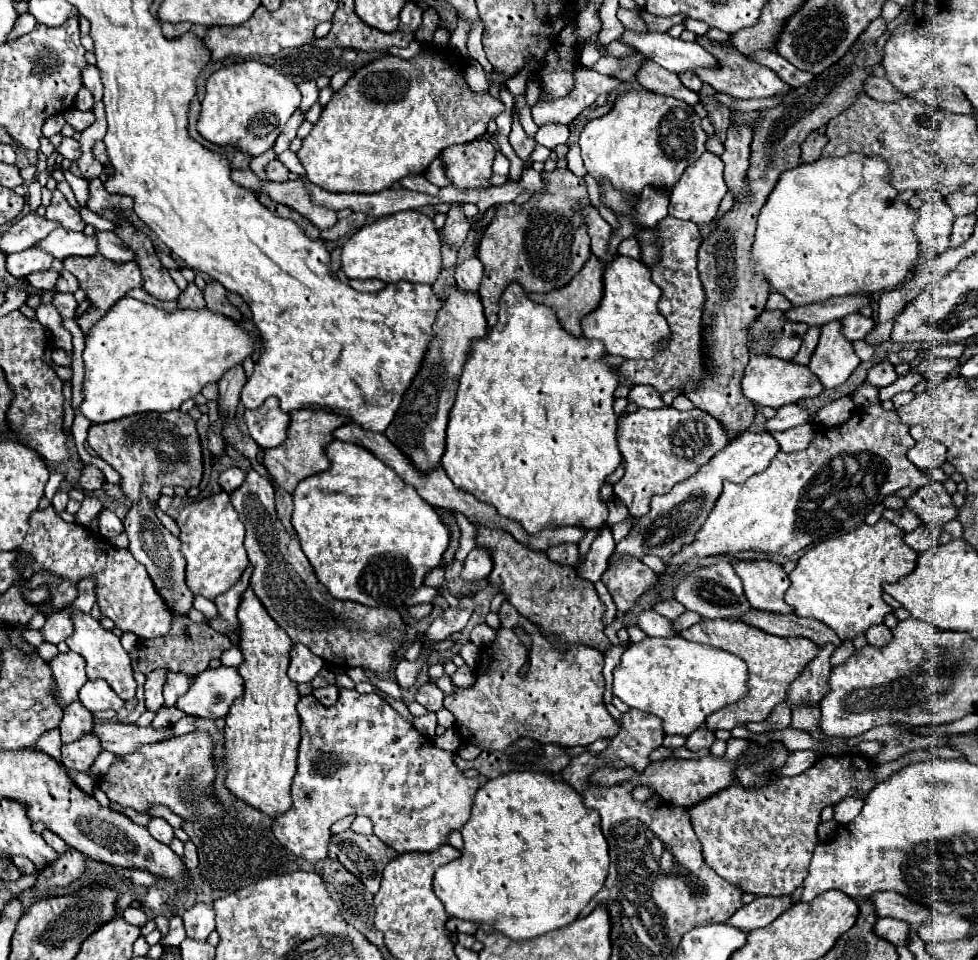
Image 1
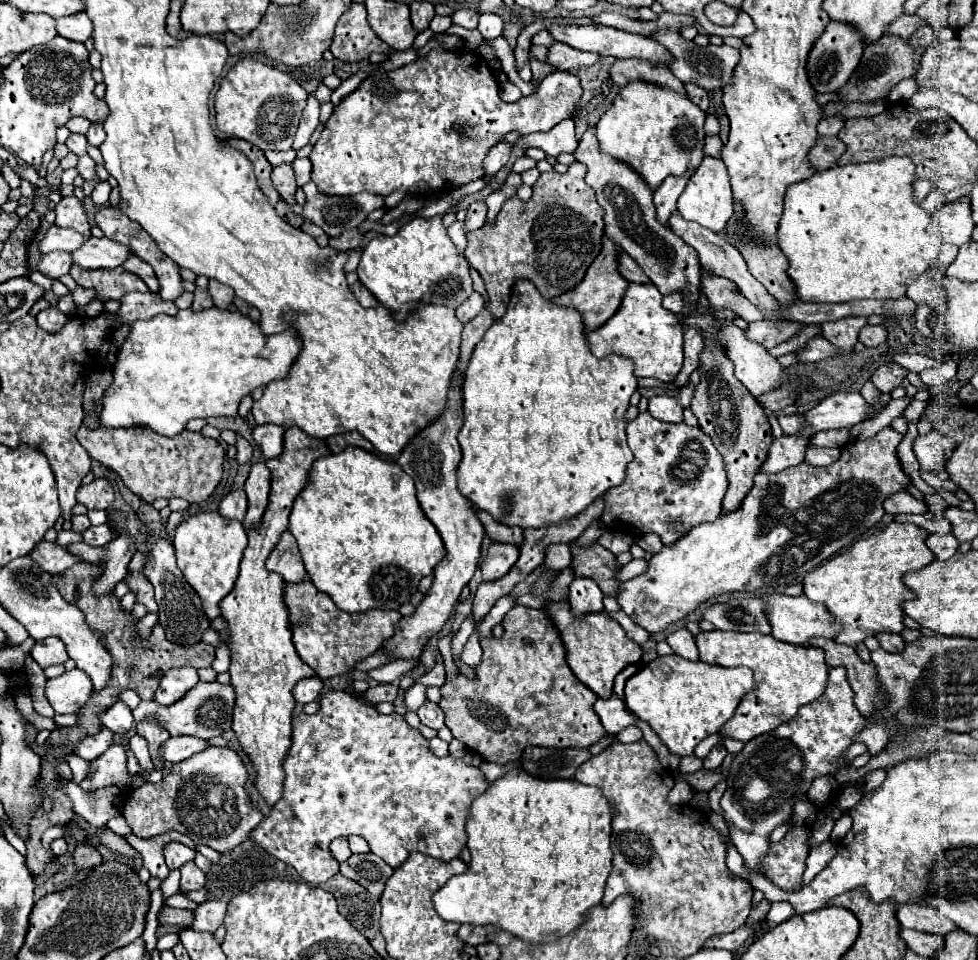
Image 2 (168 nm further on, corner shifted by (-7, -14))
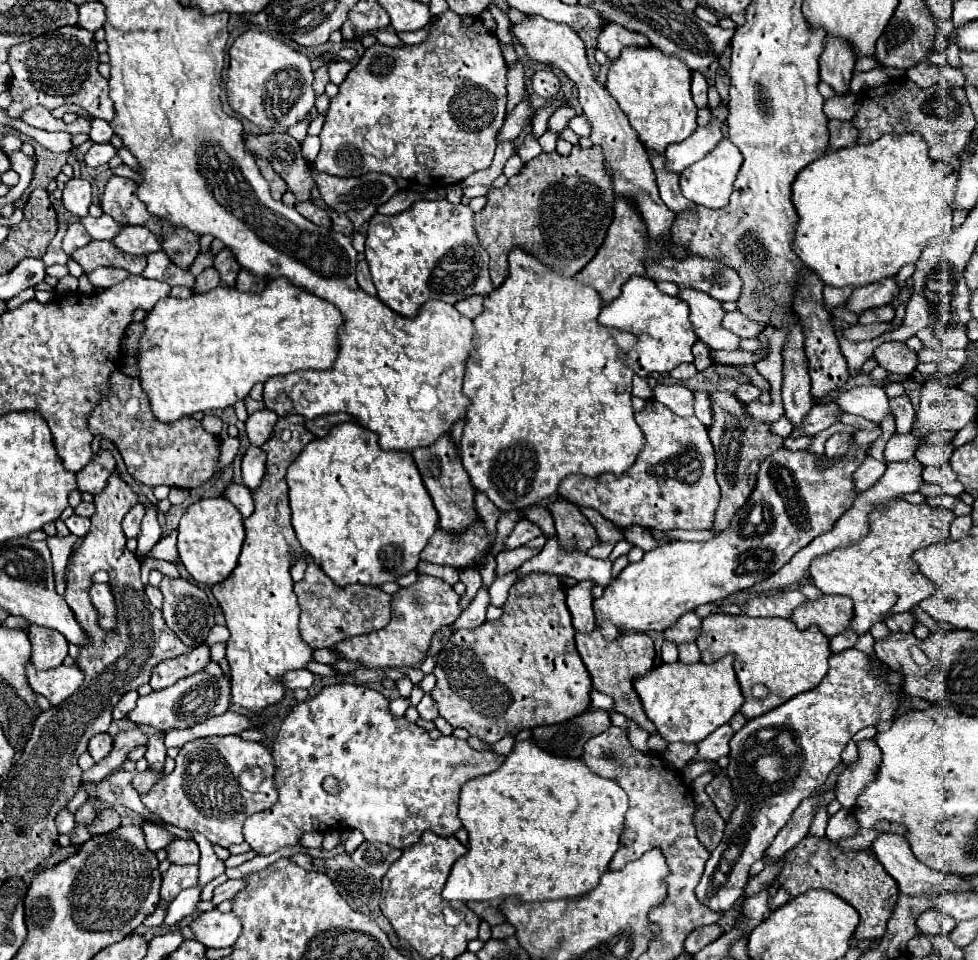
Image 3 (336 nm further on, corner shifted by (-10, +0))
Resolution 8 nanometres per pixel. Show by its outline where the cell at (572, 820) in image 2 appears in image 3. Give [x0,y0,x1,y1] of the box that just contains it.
[441,741,627,901]

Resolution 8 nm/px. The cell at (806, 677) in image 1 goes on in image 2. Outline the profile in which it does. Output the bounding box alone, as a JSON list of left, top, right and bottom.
[720,667,866,873]

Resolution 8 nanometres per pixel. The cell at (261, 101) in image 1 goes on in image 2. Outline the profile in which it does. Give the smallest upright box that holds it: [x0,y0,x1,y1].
[214,57,308,151]

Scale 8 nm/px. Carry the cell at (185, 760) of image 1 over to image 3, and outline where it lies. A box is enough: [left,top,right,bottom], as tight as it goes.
[141,735,277,849]

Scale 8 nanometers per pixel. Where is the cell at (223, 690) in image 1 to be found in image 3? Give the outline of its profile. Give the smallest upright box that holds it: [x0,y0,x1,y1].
[129,671,231,731]

